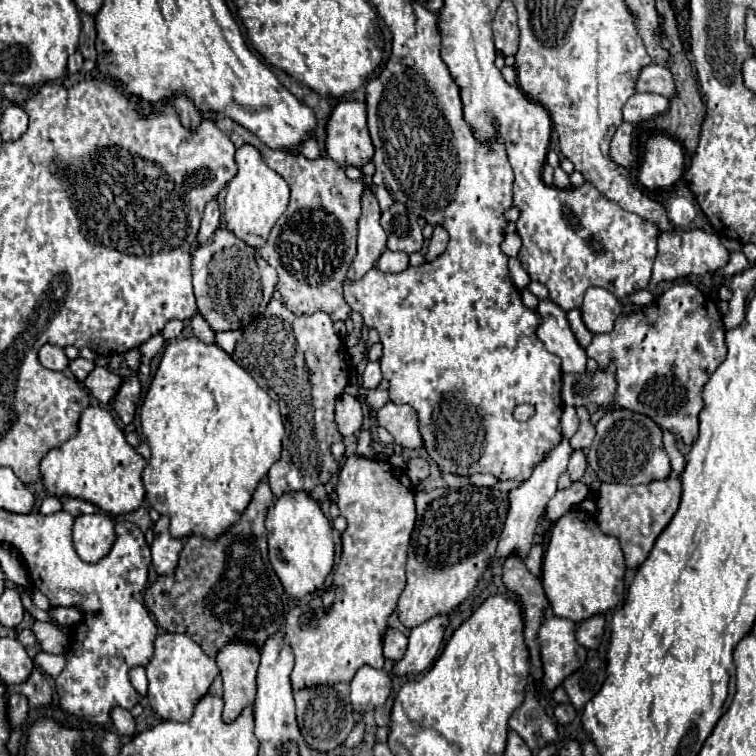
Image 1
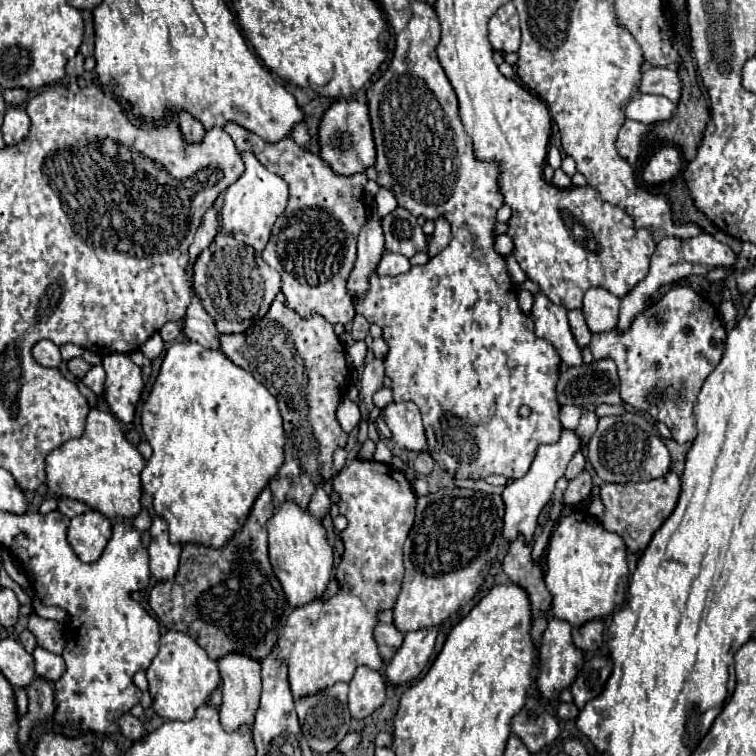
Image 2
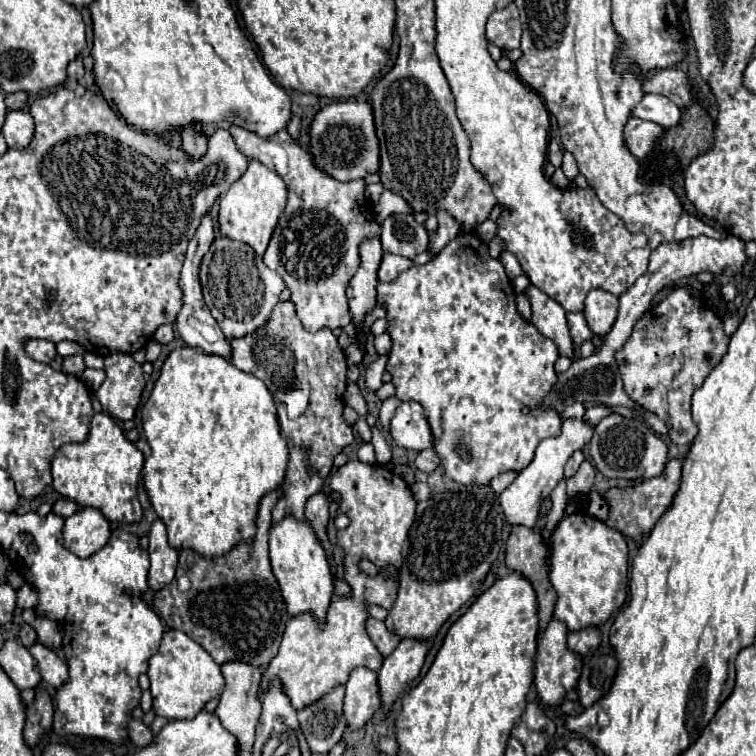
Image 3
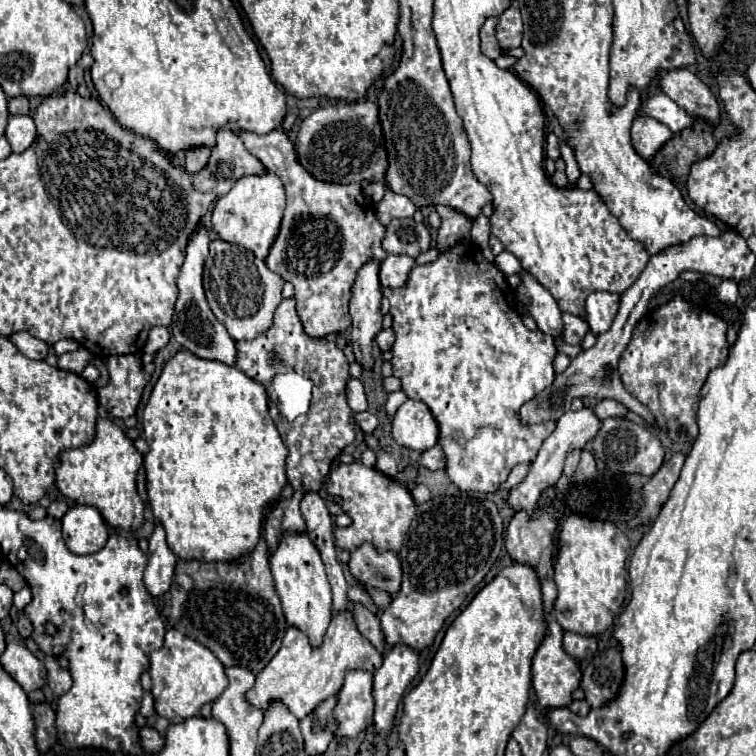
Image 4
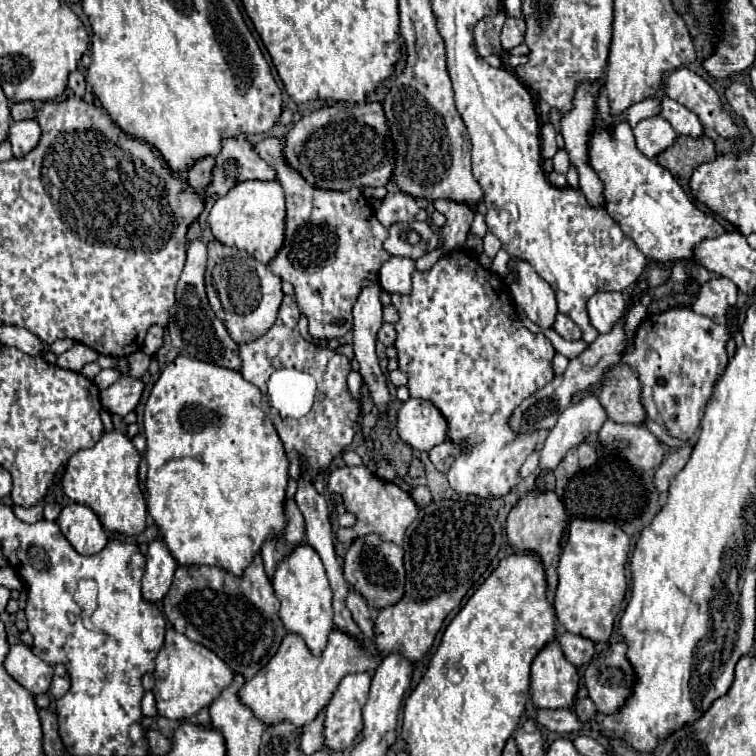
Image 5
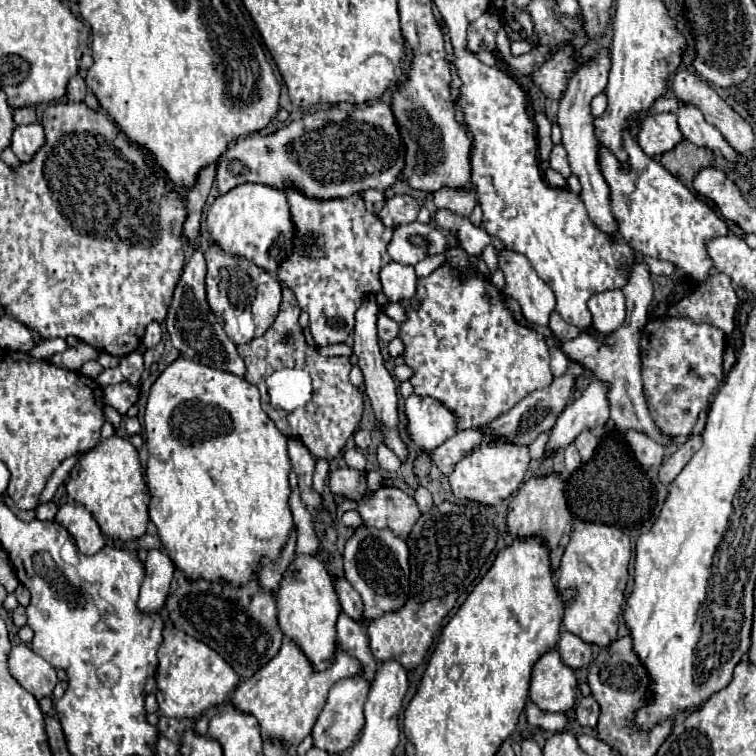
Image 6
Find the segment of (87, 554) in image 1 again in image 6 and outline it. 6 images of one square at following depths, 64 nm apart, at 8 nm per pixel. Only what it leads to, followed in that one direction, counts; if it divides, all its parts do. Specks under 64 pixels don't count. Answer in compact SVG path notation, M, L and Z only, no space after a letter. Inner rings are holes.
M80 504L60 506L56 514L56 522L68 528L82 554L96 554L106 544L106 538L100 532L94 516Z

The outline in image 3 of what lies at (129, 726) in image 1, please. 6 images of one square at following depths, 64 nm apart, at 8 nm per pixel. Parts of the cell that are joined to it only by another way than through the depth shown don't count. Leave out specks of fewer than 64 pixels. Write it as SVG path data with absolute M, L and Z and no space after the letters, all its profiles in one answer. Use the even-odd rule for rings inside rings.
M134 718L130 720L130 730L128 730L128 734L130 734L130 740L132 740L138 748L150 746L152 740L154 740L154 734L150 732L150 728L144 726L140 720L134 720Z

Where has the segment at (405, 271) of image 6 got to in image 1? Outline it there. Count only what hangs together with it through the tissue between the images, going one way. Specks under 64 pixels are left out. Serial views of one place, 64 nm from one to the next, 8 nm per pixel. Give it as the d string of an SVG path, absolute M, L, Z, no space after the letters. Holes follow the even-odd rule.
M384 250L376 266L382 272L404 272L408 268L408 254Z

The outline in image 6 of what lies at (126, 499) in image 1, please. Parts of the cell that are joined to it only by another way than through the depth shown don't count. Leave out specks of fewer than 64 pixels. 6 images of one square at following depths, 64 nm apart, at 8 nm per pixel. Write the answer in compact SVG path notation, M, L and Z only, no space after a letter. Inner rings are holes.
M114 434L102 440L86 456L82 456L70 472L66 488L68 496L82 504L94 516L104 536L130 542L146 534L150 492L142 474L138 450L122 436Z

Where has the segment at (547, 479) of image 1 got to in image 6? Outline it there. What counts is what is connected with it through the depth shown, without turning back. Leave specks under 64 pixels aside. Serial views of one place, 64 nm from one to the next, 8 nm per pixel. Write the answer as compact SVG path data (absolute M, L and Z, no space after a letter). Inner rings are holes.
M590 380L588 388L582 392L578 400L564 408L558 416L556 426L550 432L550 440L546 446L548 454L554 454L558 448L572 444L572 440L584 430L594 426L604 426L610 418L608 408L608 390L610 384L604 380Z

